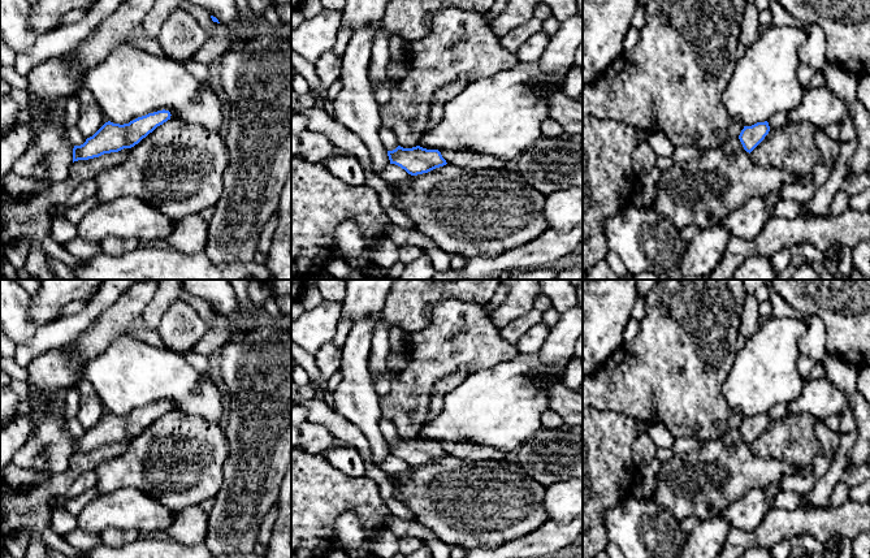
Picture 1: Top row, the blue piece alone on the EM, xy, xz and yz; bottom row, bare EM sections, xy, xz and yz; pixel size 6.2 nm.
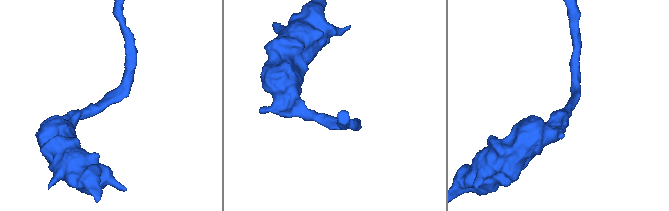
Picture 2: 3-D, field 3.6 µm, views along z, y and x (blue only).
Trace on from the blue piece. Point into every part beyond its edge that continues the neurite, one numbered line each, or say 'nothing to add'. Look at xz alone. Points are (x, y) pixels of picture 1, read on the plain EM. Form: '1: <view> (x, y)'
nothing to add

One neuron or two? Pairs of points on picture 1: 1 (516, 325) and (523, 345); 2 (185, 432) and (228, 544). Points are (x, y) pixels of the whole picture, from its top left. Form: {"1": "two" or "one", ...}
{"1": "two", "2": "two"}

